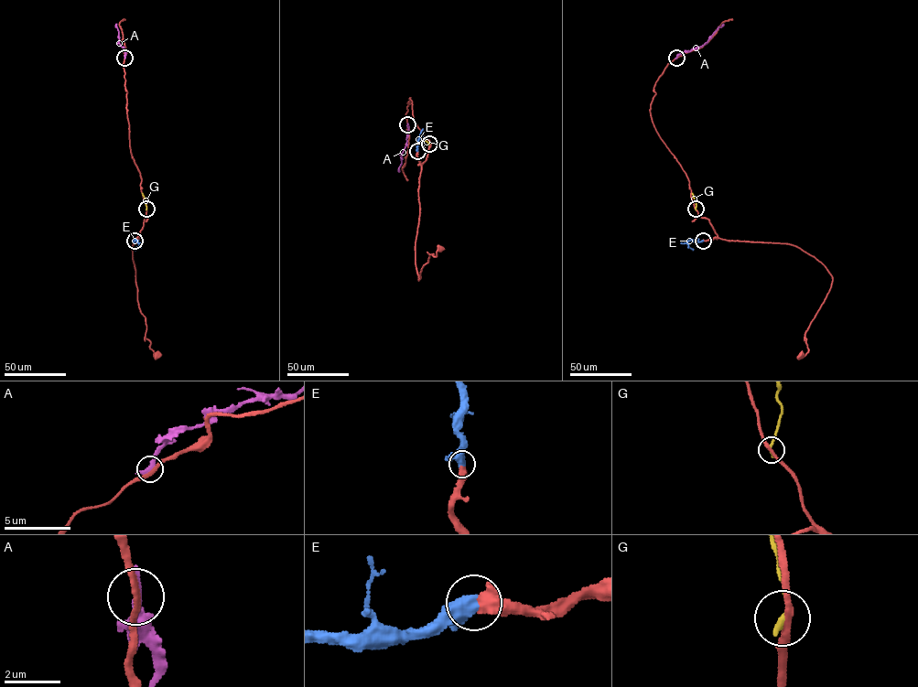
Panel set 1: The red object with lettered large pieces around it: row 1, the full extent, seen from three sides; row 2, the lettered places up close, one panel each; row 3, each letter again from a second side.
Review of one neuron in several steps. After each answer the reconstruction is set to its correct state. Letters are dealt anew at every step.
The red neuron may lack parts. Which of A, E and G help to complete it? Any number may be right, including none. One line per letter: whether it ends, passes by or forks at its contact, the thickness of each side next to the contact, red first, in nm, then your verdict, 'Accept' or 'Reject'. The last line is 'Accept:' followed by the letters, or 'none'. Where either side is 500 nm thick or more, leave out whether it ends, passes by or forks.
A: It ends there. Thickness 240 nm (red) against 360 nm. Reject
E: Thickness 600 nm (red) against 600 nm. Accept
G: It ends there. Thickness 240 nm (red) against 240 nm. Reject
Accept: E

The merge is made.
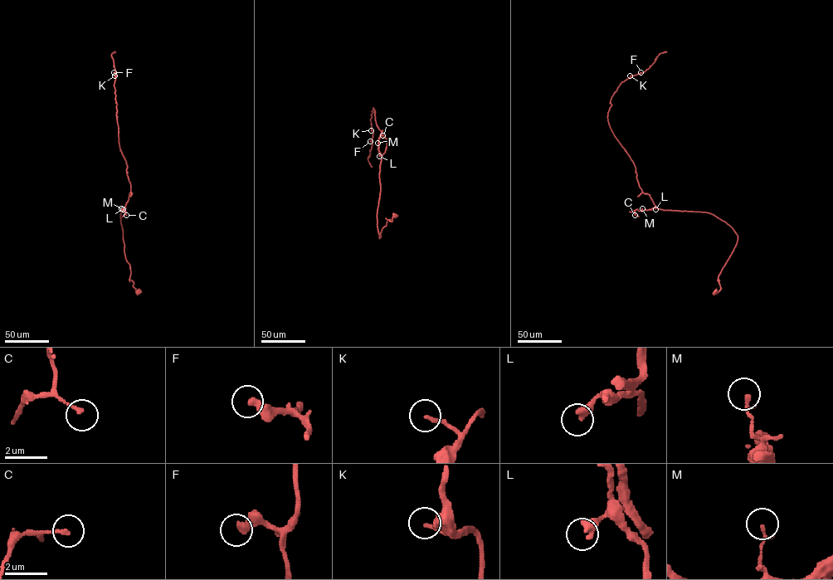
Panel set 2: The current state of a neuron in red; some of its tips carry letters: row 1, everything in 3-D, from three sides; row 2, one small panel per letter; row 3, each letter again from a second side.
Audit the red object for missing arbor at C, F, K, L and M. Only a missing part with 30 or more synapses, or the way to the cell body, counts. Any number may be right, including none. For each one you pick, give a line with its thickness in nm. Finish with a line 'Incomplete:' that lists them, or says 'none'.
Incomplete: none

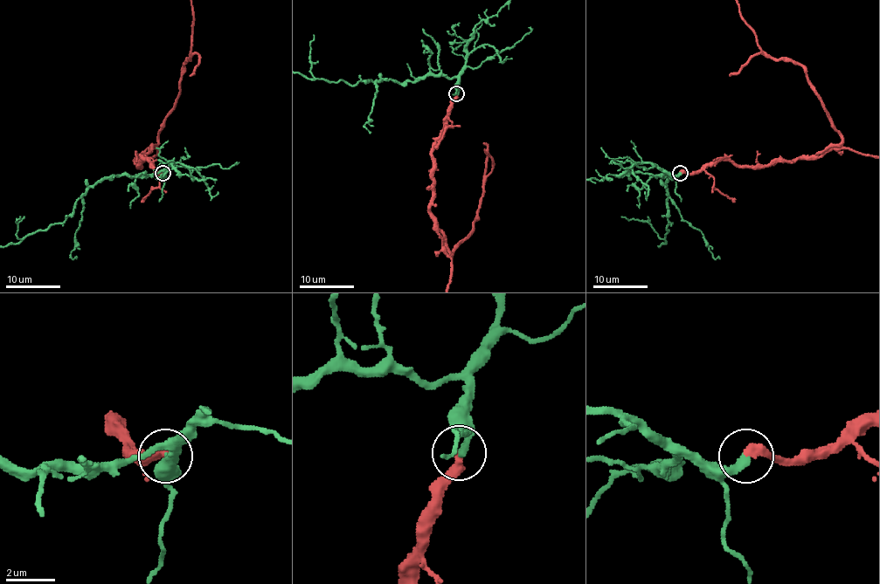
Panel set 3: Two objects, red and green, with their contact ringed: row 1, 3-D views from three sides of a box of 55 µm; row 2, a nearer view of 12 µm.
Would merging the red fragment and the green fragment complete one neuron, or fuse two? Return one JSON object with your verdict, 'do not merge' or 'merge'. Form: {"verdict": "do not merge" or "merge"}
{"verdict": "merge"}

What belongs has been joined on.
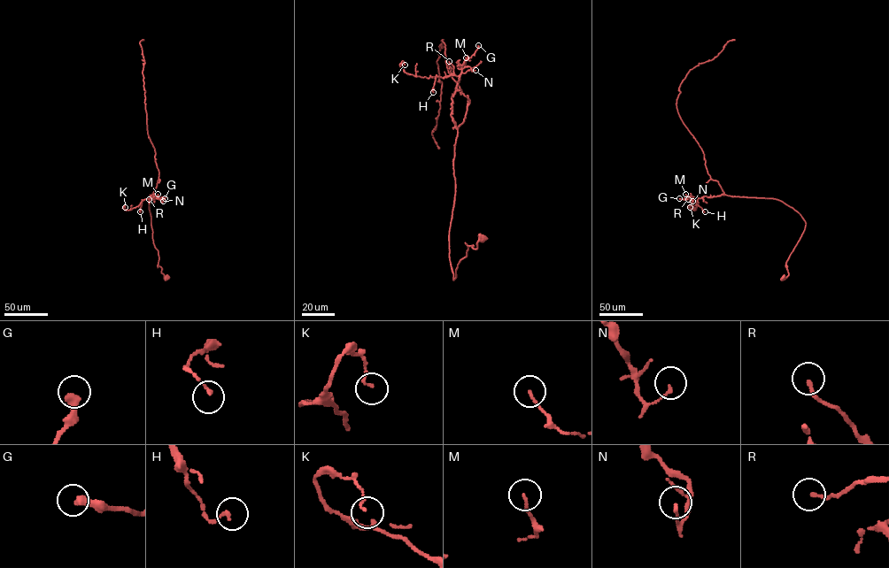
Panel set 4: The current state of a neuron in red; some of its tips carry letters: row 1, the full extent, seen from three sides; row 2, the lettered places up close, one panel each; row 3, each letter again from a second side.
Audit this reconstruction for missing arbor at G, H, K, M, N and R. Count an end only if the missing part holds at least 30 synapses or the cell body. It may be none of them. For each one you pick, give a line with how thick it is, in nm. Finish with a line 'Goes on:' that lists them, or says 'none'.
Goes on: none

